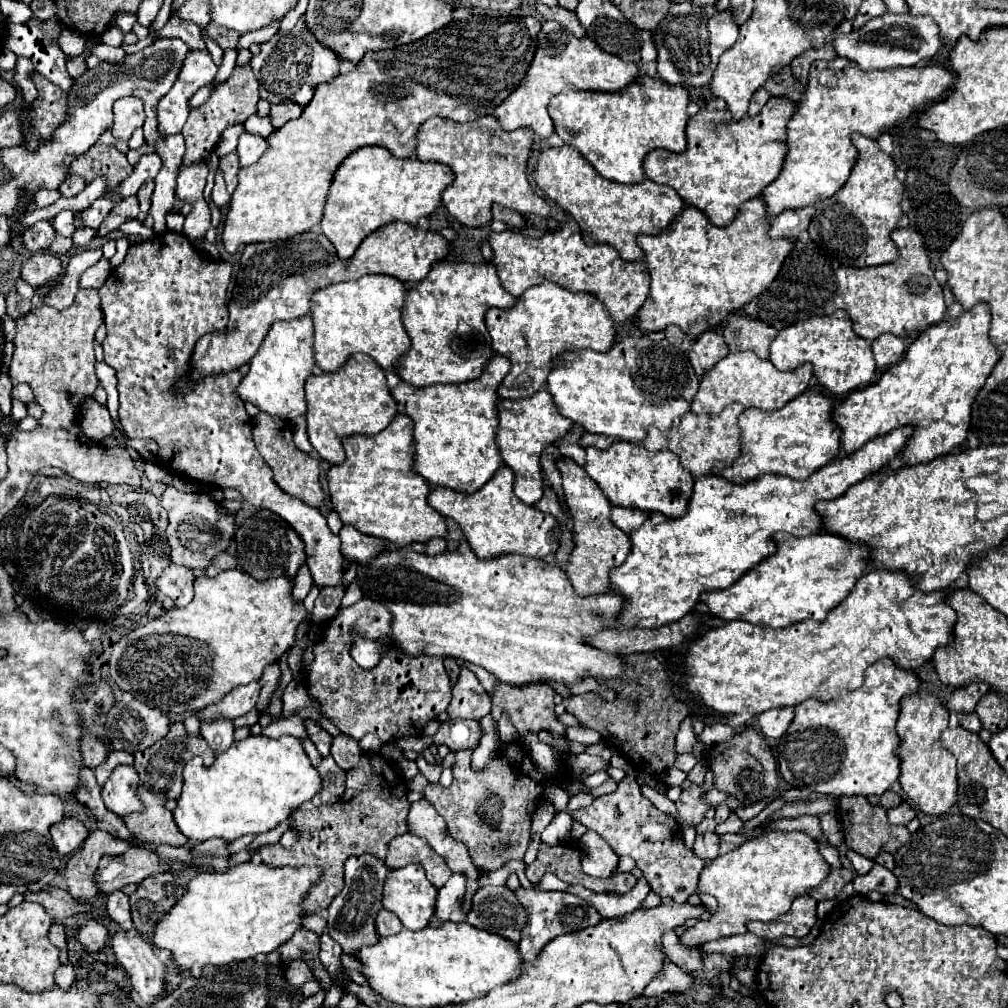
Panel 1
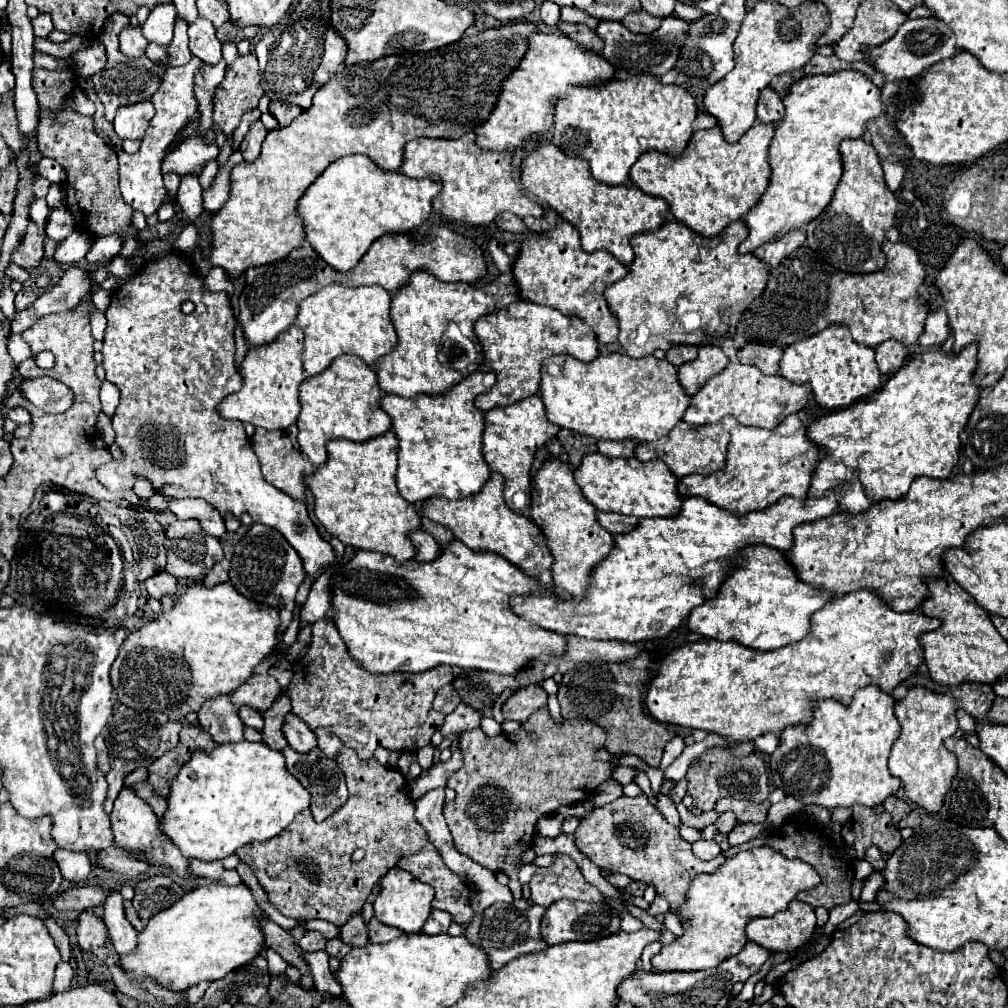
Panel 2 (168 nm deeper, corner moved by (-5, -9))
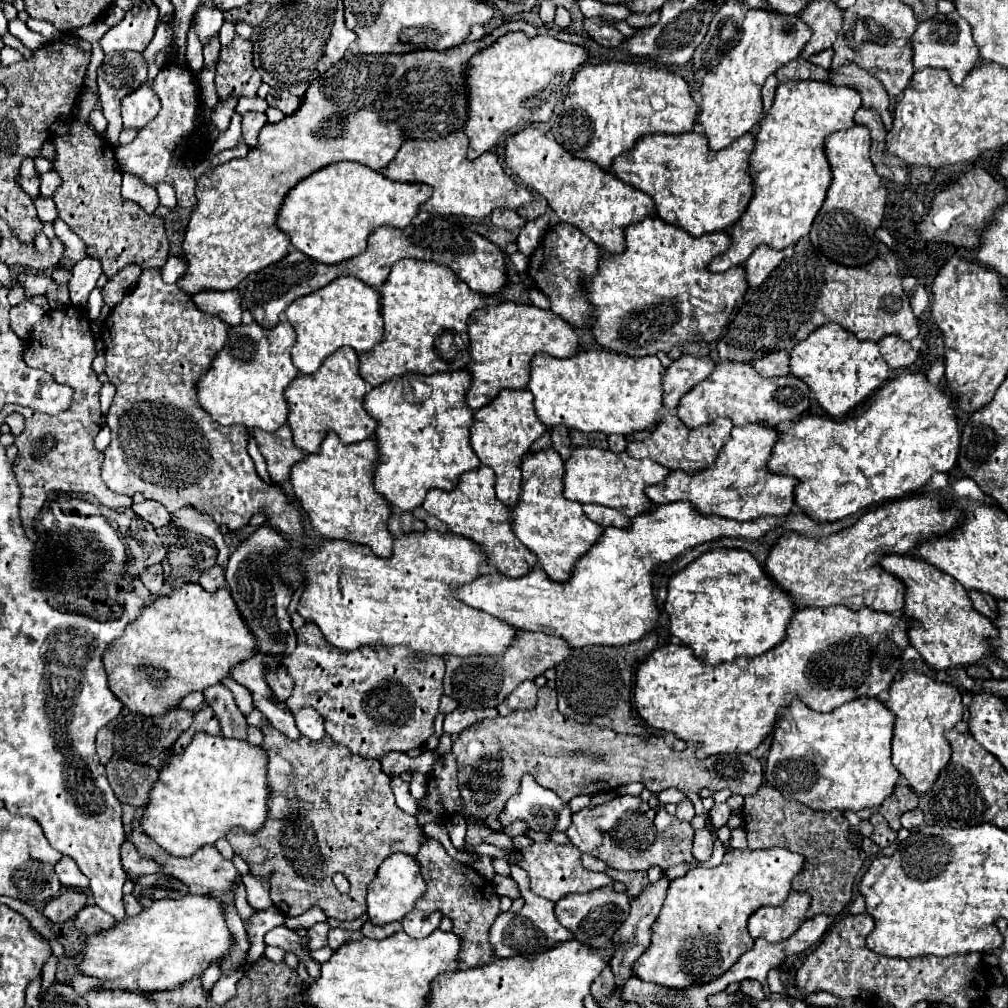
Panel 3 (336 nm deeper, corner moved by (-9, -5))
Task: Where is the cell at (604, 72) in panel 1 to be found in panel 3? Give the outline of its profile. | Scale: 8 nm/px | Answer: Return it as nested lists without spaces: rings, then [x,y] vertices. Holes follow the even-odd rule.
[[[507,32],[499,42],[473,56],[465,72],[469,88],[469,120],[465,134],[471,140],[467,156],[473,160],[527,124],[547,122],[553,116],[555,102],[563,96],[563,84],[571,82],[579,66],[587,60],[589,50],[583,46],[557,40],[549,34],[529,38],[523,32]]]

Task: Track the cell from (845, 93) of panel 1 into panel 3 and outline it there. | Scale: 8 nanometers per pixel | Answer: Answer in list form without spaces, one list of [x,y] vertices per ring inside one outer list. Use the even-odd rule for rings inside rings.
[[[783,82],[777,88],[775,102],[771,110],[765,116],[765,122],[761,124],[761,130],[757,132],[757,146],[751,154],[751,176],[755,182],[755,194],[745,210],[745,214],[739,218],[739,222],[733,226],[731,238],[733,246],[711,260],[709,270],[713,272],[725,272],[735,264],[743,264],[749,254],[759,244],[769,244],[771,248],[785,248],[791,242],[797,242],[801,236],[809,234],[811,224],[823,206],[825,194],[829,190],[831,182],[831,166],[825,156],[823,144],[825,138],[833,132],[847,130],[855,126],[855,112],[861,108],[861,94],[851,86],[833,86],[825,82]],[[783,204],[787,204],[787,212],[781,212]]]

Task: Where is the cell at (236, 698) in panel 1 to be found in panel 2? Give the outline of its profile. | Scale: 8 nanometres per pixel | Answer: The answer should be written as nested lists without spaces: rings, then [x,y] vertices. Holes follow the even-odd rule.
[[[255,672],[243,686],[233,692],[231,702],[235,708],[251,706],[259,712],[265,712],[267,708],[271,708],[281,692],[283,688],[273,676],[269,676],[267,672]]]

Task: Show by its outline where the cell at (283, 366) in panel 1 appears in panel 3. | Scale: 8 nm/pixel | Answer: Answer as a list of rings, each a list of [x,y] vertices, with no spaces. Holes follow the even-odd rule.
[[[279,322],[267,330],[259,324],[241,324],[229,330],[225,350],[217,354],[213,366],[199,382],[199,404],[223,426],[243,424],[247,428],[261,428],[273,432],[287,424],[289,402],[285,390],[293,378],[299,376],[297,366],[291,360],[295,334],[289,322]]]

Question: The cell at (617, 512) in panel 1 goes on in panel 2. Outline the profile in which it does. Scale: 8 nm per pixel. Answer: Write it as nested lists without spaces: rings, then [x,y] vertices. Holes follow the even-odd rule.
[[[598,511],[597,522],[599,522],[605,530],[609,530],[611,534],[615,534],[615,532],[625,530],[628,525],[635,526],[638,522],[638,518],[634,516],[625,516],[616,513],[605,513]]]

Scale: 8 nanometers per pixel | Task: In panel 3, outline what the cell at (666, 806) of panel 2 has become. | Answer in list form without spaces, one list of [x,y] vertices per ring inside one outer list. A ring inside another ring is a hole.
[[[691,802],[677,804],[677,812],[675,812],[675,816],[677,816],[679,820],[683,820],[683,822],[691,822],[693,816],[695,816],[695,808],[693,808],[693,804],[691,804]]]

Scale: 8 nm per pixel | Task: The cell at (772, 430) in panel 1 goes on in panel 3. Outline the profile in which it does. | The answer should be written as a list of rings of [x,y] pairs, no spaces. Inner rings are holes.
[[[765,424],[735,426],[731,440],[721,448],[719,458],[707,470],[697,474],[671,472],[665,482],[649,486],[645,494],[655,504],[669,504],[677,500],[691,502],[701,514],[717,514],[739,522],[755,520],[759,516],[787,516],[795,504],[795,478],[779,476],[767,470],[773,446],[779,440],[779,430]]]

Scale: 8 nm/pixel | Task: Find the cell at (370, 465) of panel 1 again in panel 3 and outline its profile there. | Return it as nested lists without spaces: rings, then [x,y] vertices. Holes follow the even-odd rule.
[[[329,432],[321,442],[319,454],[309,454],[291,470],[291,484],[307,512],[313,528],[325,538],[345,538],[361,542],[381,558],[393,552],[393,534],[387,524],[391,504],[375,490],[373,474],[379,464],[377,440],[369,438],[355,444],[343,444],[335,432]]]

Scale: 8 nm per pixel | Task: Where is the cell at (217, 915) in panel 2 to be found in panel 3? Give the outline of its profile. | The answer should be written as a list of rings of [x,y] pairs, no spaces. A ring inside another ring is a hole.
[[[185,894],[179,900],[157,900],[139,916],[87,938],[79,968],[83,974],[101,978],[103,988],[145,994],[163,992],[201,976],[211,962],[221,962],[233,948],[233,942],[221,902],[211,896]]]

